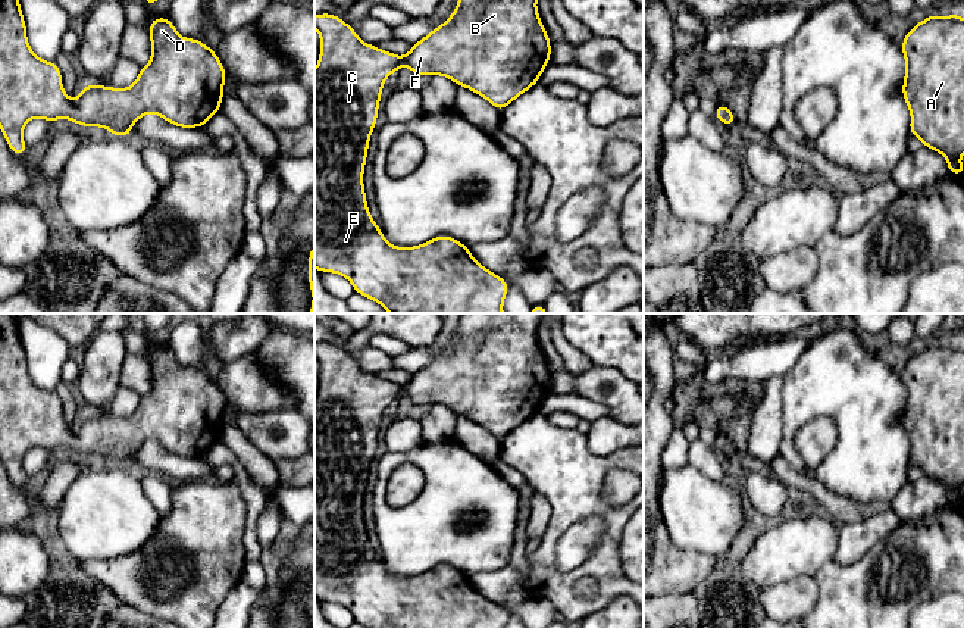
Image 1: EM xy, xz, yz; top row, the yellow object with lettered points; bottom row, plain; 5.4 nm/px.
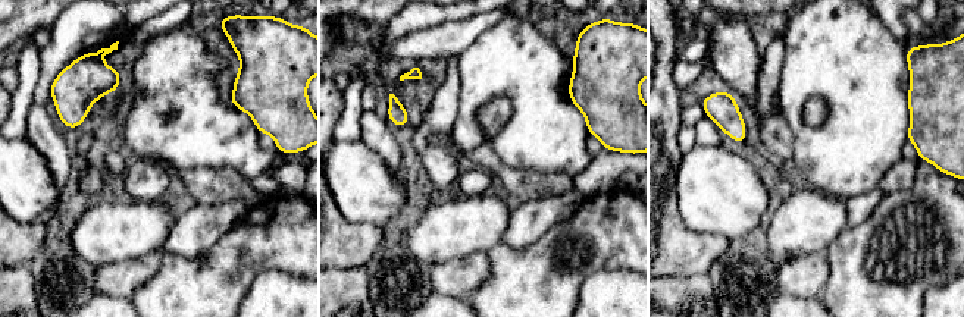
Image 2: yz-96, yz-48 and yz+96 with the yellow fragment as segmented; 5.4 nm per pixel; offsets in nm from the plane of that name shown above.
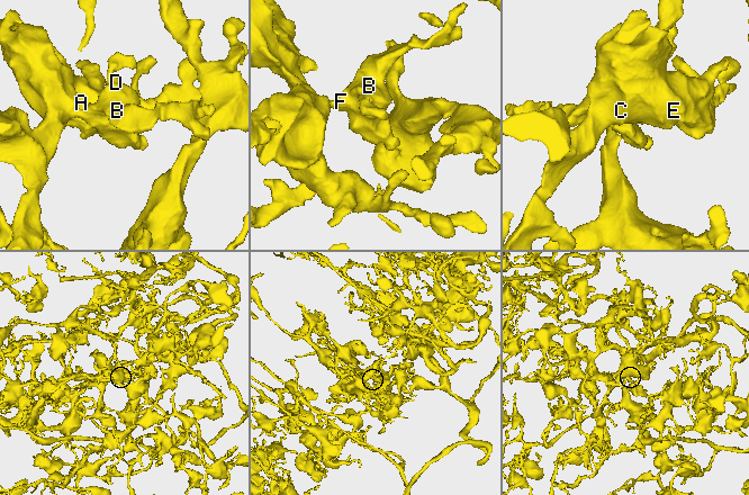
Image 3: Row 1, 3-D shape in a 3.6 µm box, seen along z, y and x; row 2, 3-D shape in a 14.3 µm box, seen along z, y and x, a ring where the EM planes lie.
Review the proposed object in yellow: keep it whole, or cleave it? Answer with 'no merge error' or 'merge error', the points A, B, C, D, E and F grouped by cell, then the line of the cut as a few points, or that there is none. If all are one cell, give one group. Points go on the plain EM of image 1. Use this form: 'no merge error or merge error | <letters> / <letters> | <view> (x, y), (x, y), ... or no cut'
no merge error | A B C D E F | no cut

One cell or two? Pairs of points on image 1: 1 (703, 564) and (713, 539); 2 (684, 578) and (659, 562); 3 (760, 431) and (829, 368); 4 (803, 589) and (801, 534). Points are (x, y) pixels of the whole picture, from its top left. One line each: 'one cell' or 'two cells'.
1: two cells
2: one cell
3: two cells
4: two cells

